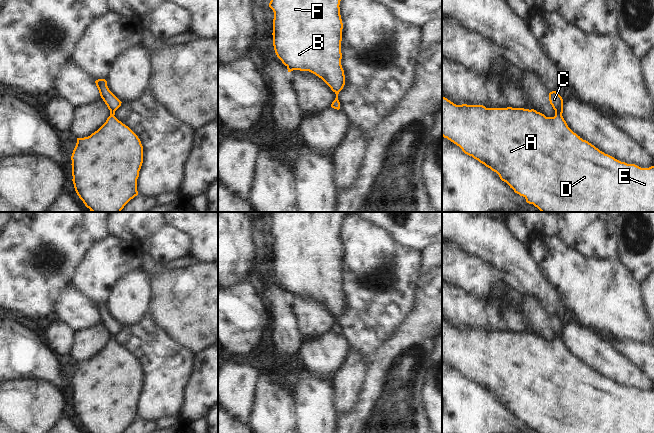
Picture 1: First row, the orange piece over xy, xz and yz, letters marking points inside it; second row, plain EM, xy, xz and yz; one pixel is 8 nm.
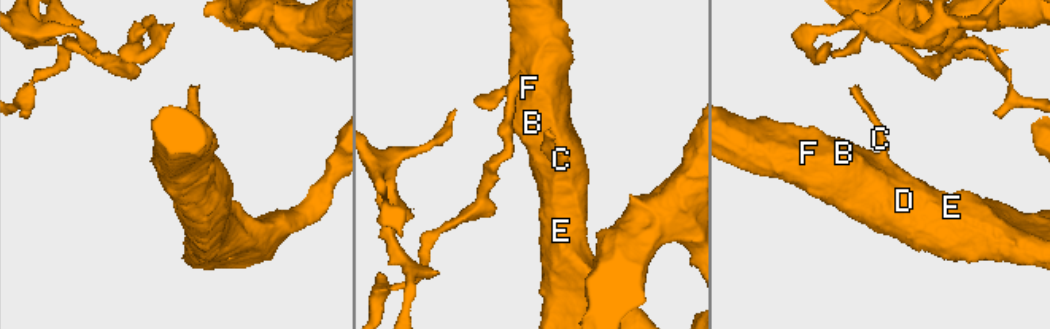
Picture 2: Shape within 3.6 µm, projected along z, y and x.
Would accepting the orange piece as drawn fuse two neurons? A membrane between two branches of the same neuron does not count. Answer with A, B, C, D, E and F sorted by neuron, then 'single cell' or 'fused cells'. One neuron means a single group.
A B C D E F; single cell

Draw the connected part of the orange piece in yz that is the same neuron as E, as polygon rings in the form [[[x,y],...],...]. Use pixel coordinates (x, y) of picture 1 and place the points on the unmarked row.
[[[556,316],[549,317],[549,325],[555,334],[554,341],[546,341],[544,338],[534,333],[524,332],[486,332],[483,329],[456,329],[447,322],[442,320],[442,360],[447,362],[462,375],[496,396],[500,403],[506,406],[515,417],[523,420],[526,426],[533,428],[538,433],[654,433],[654,390],[649,392],[641,392],[635,388],[627,388],[621,386],[614,381],[600,375],[594,369],[574,357],[564,344],[563,323]]]

